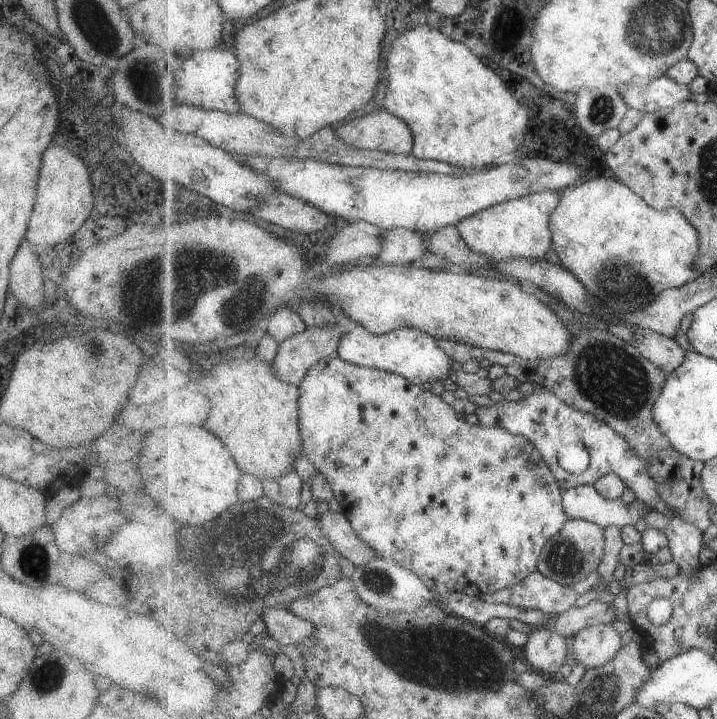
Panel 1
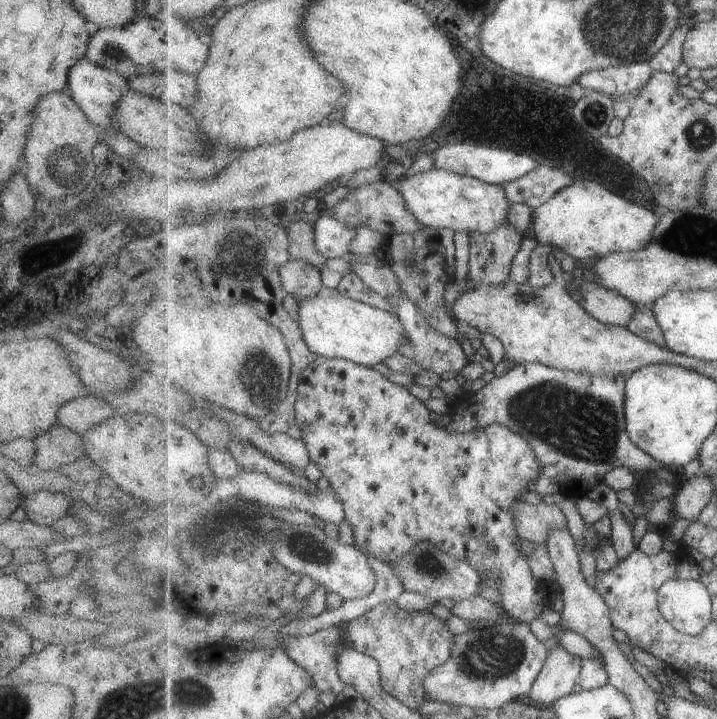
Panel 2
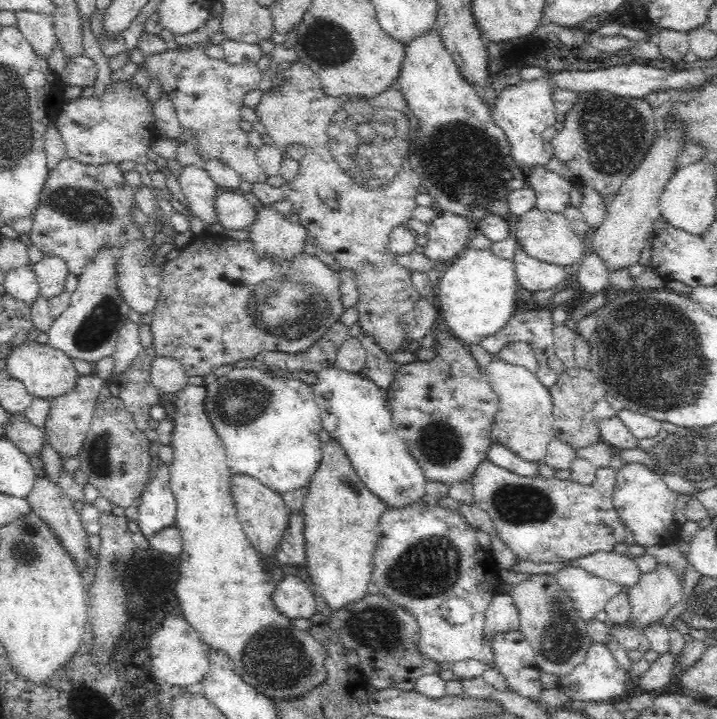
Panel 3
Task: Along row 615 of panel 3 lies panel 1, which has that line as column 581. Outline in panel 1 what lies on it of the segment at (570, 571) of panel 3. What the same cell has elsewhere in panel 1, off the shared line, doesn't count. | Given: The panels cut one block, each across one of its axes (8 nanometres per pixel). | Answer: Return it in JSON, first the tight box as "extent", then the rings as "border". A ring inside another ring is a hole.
{"extent":[481,570,603,615],"border":[[[537,570],[515,586],[499,590],[499,592],[490,595],[482,595],[481,597],[489,604],[509,604],[509,606],[517,606],[517,608],[539,608],[539,610],[543,610],[547,614],[558,615],[575,607],[575,602],[577,602],[579,596],[583,596],[587,592],[593,592],[593,590],[599,590],[601,584],[603,584],[603,576],[599,574],[598,570],[591,572],[589,576],[585,576],[581,582],[572,585],[563,585]]]}

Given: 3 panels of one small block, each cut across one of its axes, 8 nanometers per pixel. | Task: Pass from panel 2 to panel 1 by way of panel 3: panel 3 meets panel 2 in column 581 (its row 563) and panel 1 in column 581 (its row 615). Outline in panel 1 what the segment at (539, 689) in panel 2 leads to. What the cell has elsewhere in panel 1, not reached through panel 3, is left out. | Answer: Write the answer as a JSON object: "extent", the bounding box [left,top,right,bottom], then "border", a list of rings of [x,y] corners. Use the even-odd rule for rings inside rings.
{"extent":[571,623,622,670],"border":[[[611,623],[583,628],[574,636],[572,645],[571,663],[579,663],[586,670],[611,662],[622,648],[621,636]]]}

